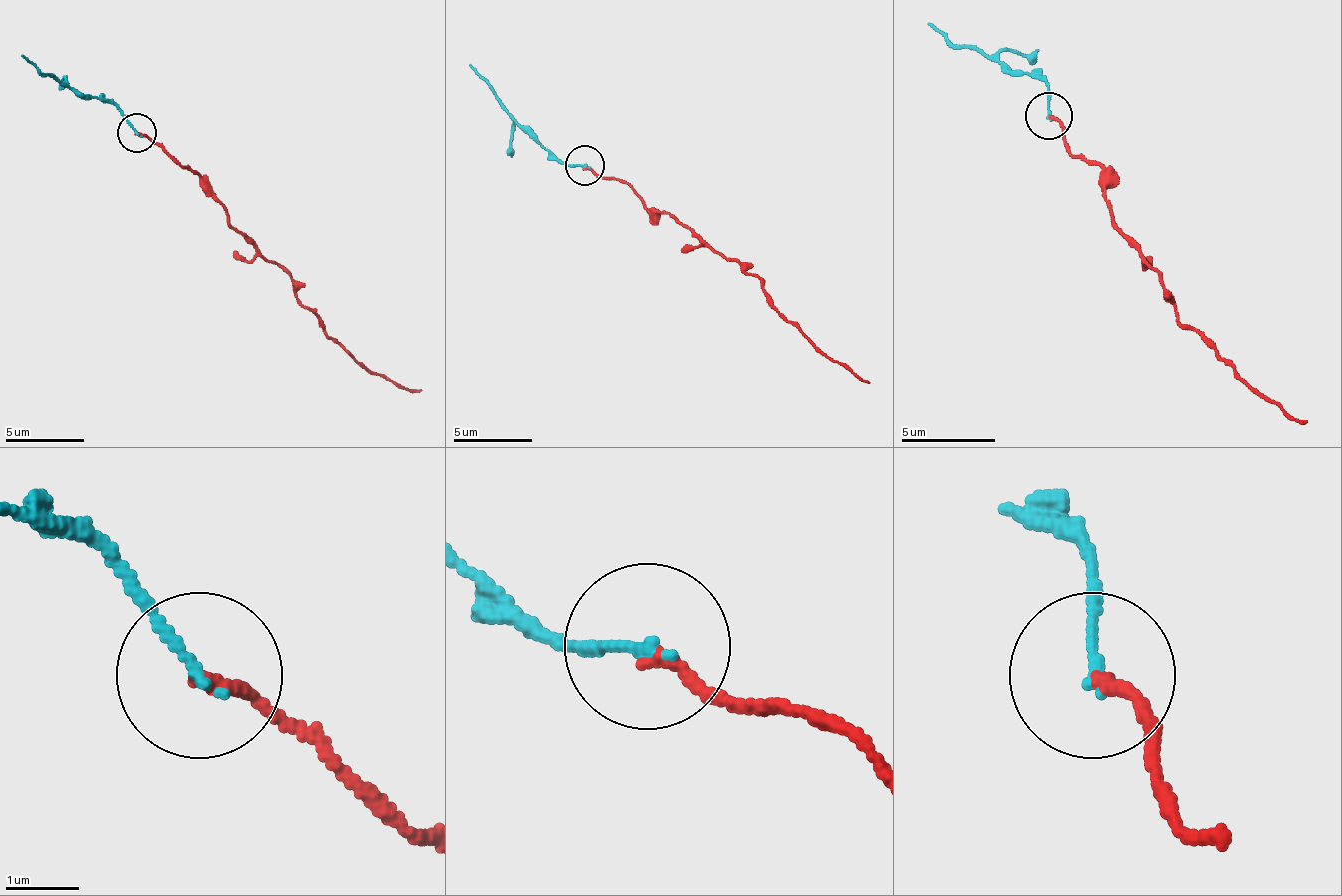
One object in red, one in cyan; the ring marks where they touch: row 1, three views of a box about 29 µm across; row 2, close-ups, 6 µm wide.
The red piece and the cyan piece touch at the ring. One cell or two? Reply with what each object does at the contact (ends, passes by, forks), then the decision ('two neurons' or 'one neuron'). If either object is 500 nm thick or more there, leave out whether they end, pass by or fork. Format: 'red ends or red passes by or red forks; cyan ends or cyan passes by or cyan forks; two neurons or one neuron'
red ends; cyan ends; one neuron

